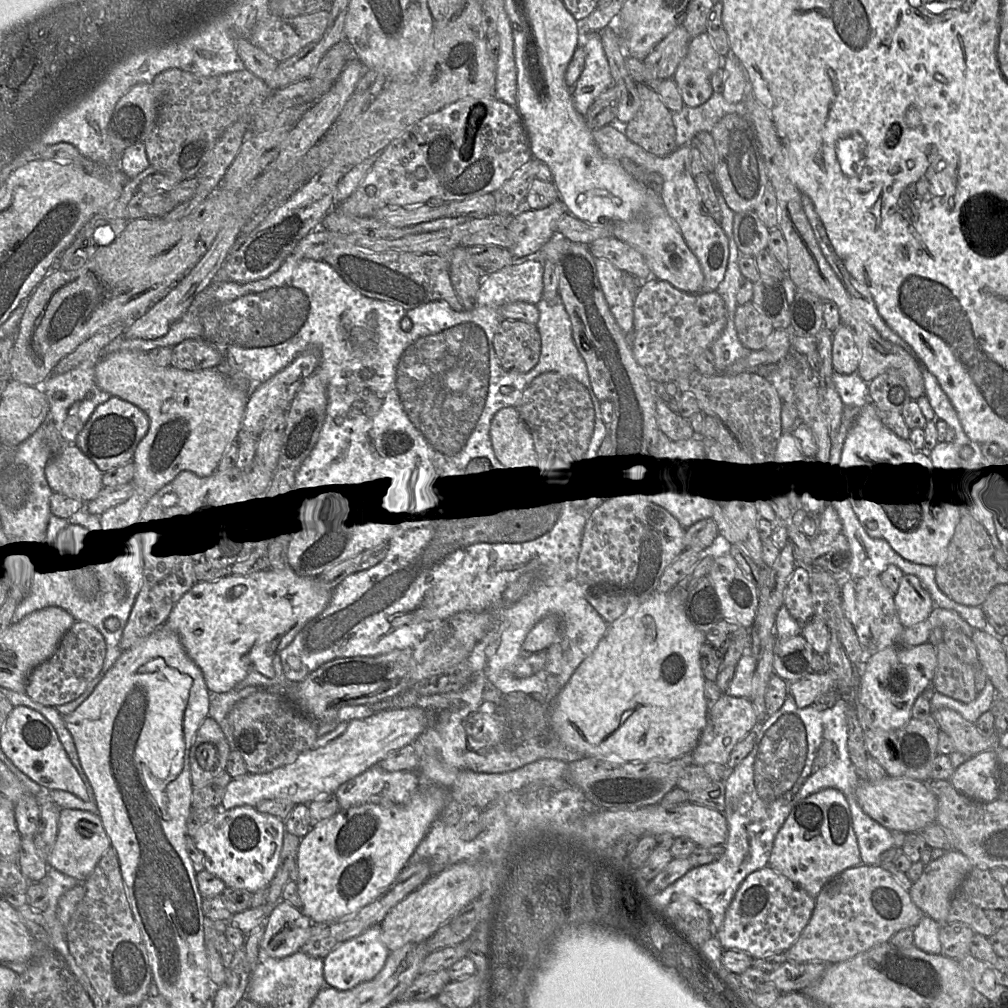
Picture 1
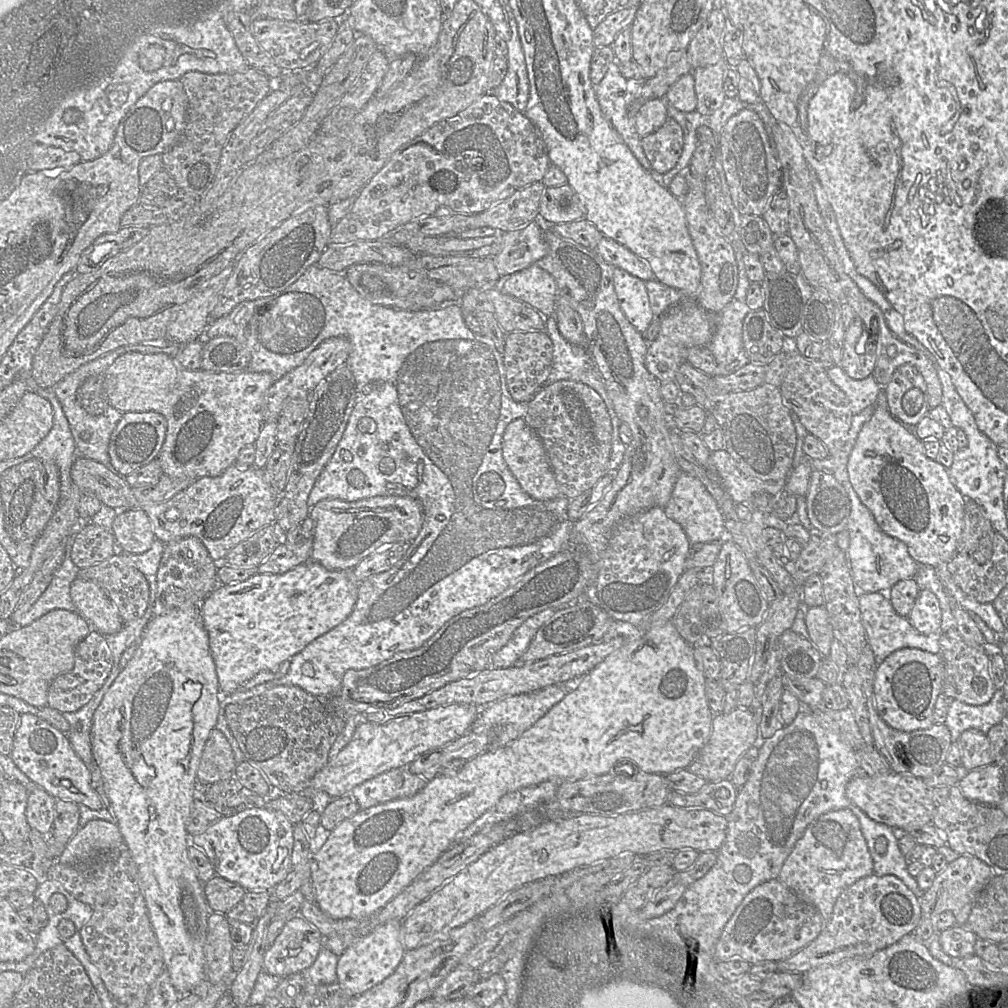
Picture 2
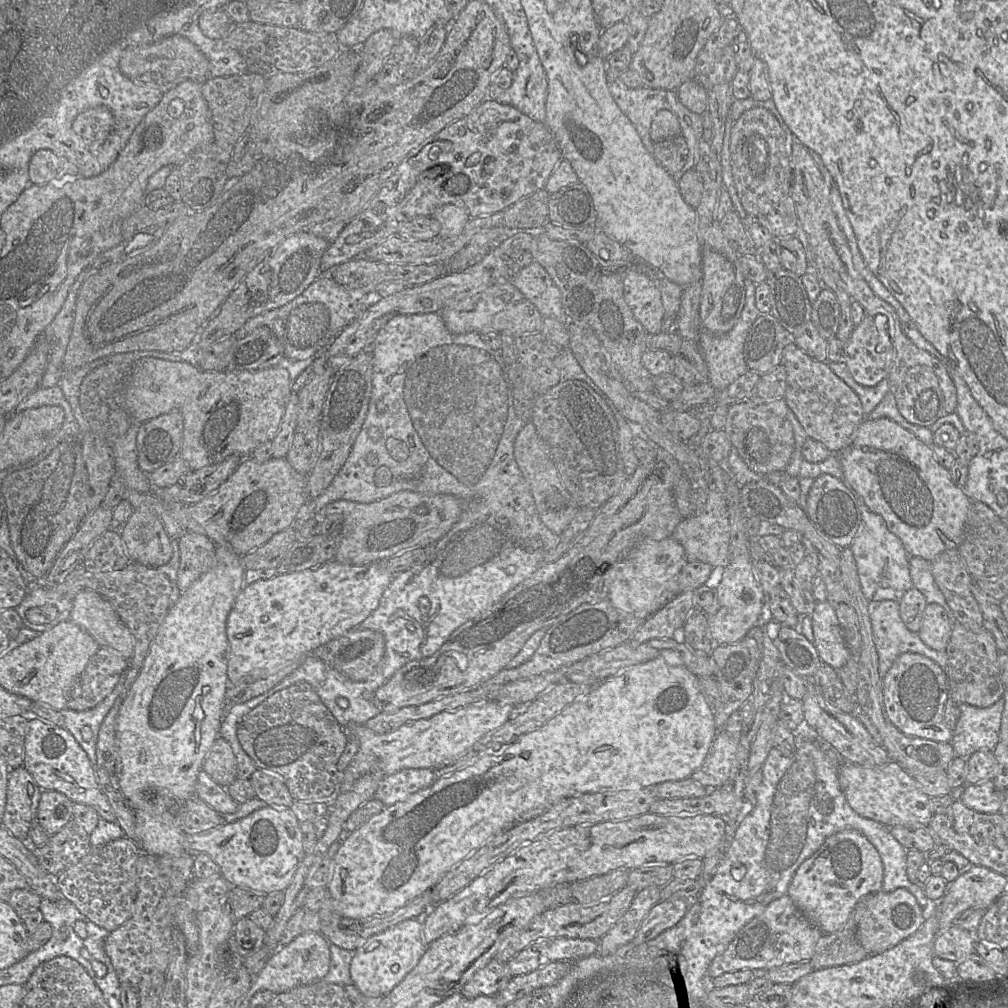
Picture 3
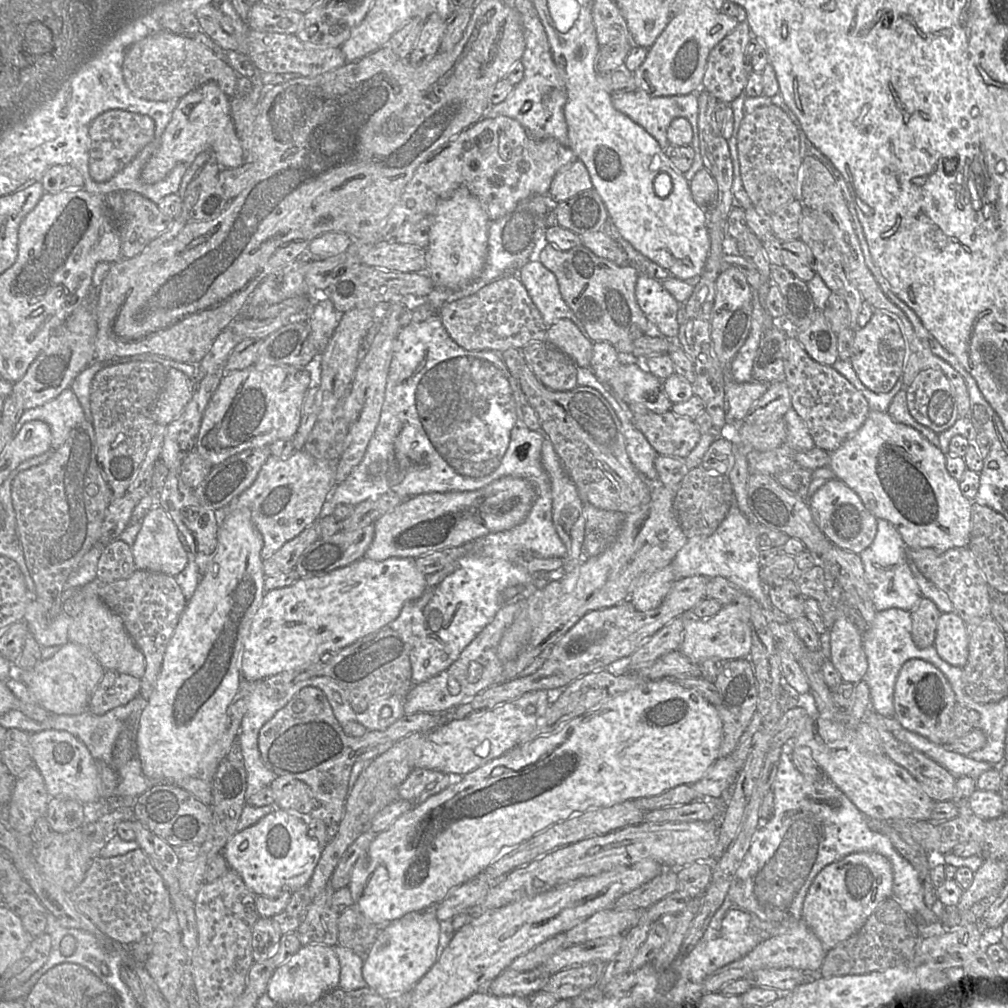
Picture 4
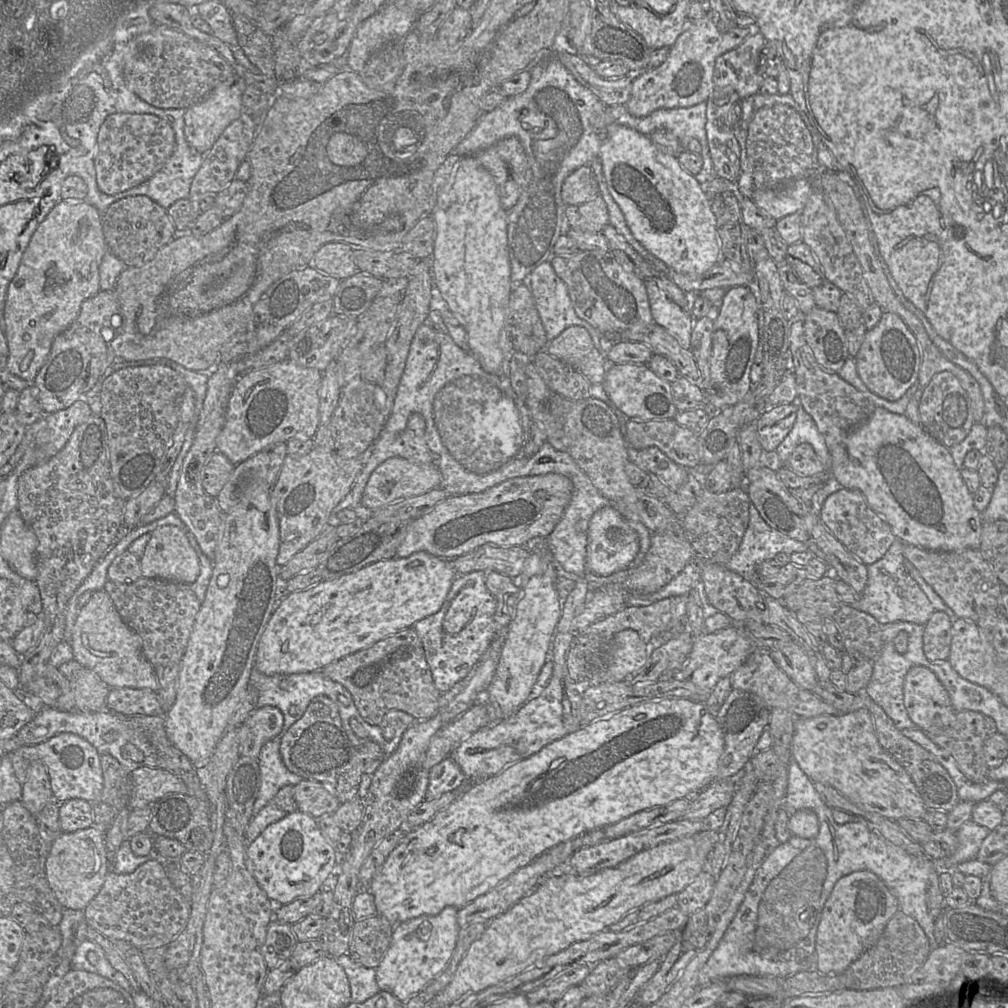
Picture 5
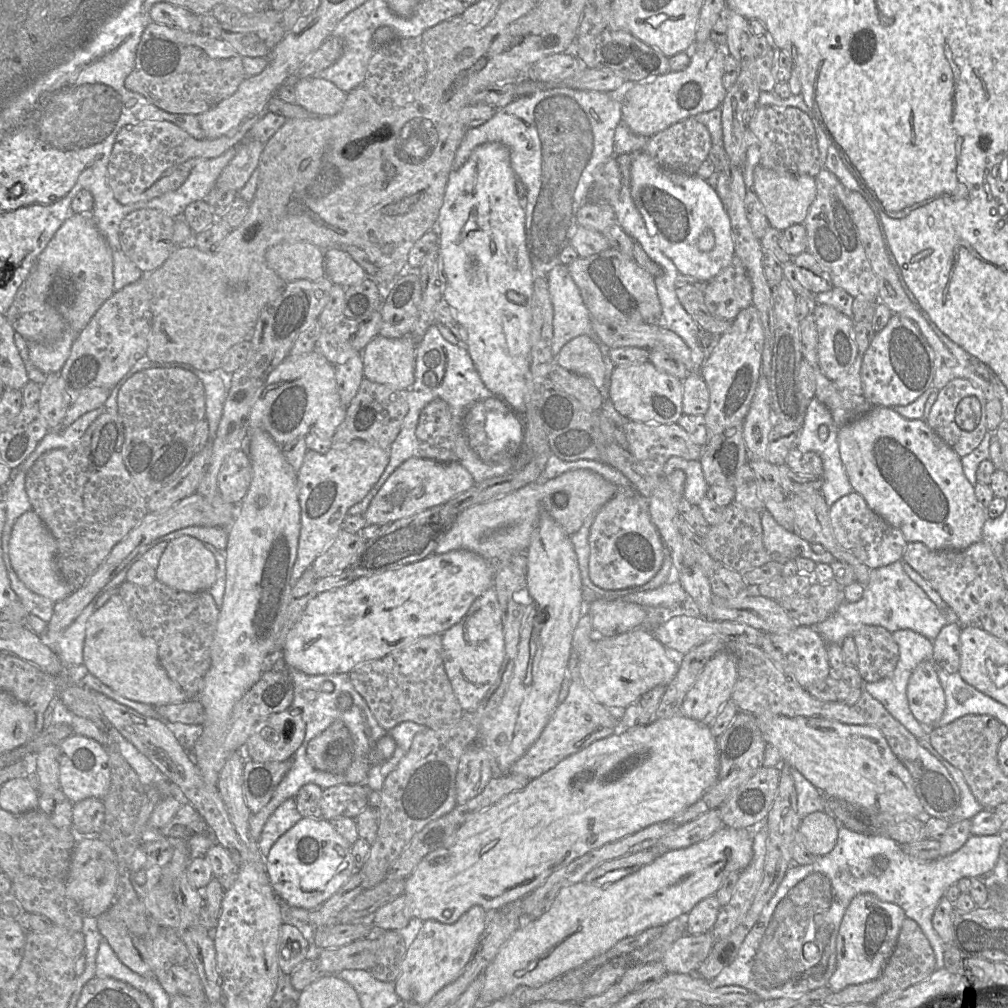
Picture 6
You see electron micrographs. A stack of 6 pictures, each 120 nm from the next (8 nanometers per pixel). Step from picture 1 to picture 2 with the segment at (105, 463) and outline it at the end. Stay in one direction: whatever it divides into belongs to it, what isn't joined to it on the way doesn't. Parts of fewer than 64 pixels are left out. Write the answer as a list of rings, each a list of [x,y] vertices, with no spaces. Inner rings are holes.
[[[158,412],[123,413],[111,434],[108,444],[108,454],[113,469],[121,476],[126,476],[156,460],[165,441],[166,431],[167,420]]]

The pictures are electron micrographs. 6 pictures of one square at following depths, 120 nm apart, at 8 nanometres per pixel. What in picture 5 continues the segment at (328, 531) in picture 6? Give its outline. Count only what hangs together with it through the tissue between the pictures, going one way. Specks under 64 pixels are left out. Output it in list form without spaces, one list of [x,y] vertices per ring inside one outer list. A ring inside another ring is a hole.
[[[314,447],[305,455],[287,455],[269,496],[279,520],[277,564],[287,563],[303,550],[331,521],[332,511],[350,492],[363,463],[359,456],[340,457]]]

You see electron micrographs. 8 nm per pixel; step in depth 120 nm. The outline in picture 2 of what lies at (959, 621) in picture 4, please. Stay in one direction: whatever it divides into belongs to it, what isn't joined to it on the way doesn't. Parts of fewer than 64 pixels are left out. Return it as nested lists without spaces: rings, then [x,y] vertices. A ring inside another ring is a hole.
[[[920,590],[907,619],[922,634],[940,634],[942,612],[935,594]]]

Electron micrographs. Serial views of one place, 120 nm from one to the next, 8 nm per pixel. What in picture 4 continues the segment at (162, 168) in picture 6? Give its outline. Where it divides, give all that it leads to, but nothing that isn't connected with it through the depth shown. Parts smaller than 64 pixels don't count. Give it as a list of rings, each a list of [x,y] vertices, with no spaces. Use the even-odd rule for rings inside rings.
[[[110,109],[97,116],[89,125],[89,136],[89,172],[96,182],[106,182],[113,178],[144,147],[158,140],[156,125],[152,118],[122,109]]]

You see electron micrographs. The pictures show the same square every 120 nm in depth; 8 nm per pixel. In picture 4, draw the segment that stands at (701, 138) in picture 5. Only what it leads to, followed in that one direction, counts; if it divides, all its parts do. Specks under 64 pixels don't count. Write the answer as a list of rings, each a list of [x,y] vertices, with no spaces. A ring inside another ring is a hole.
[[[637,89],[633,92],[613,94],[612,103],[617,110],[627,115],[634,122],[642,126],[651,136],[653,136],[663,150],[670,145],[667,138],[667,129],[671,121],[677,117],[686,118],[692,126],[693,138],[691,146],[694,149],[695,156],[690,169],[684,172],[683,175],[688,181],[690,181],[698,170],[704,168],[700,153],[698,134],[698,93],[657,97],[648,94],[643,90]]]

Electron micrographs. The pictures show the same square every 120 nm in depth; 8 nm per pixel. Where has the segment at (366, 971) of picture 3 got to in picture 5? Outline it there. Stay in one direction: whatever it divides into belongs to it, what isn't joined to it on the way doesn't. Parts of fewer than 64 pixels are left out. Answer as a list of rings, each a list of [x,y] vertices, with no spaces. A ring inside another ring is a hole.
[[[446,907],[437,915],[423,915],[394,924],[390,946],[375,969],[381,991],[407,1000],[424,990],[447,967],[455,949],[460,926],[455,907]]]

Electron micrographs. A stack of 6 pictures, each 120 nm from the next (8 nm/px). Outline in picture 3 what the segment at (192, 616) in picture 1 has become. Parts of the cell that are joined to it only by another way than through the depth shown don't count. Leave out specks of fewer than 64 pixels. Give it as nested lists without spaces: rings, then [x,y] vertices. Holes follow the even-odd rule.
[[[330,561],[318,567],[279,574],[246,585],[237,596],[226,622],[229,642],[227,677],[231,686],[252,683],[281,671],[289,665],[299,665],[315,649],[340,637],[359,625],[378,607],[383,592],[393,575],[381,561],[366,565],[350,565]]]

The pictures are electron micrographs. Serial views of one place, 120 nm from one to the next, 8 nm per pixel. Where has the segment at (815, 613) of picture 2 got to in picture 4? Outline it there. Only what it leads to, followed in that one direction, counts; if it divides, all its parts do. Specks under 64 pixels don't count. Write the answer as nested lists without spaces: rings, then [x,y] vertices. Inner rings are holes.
[[[837,614],[828,635],[828,660],[837,669],[842,681],[851,684],[862,681],[868,670],[868,662],[863,648],[862,633],[856,624],[846,614]]]

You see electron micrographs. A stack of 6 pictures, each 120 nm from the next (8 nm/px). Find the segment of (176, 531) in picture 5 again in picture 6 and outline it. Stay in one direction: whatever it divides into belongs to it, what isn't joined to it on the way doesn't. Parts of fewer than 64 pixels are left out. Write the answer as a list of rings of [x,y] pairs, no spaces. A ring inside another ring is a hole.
[[[180,536],[168,542],[155,569],[156,579],[179,591],[207,591],[216,581],[217,563],[204,544],[191,536]]]

